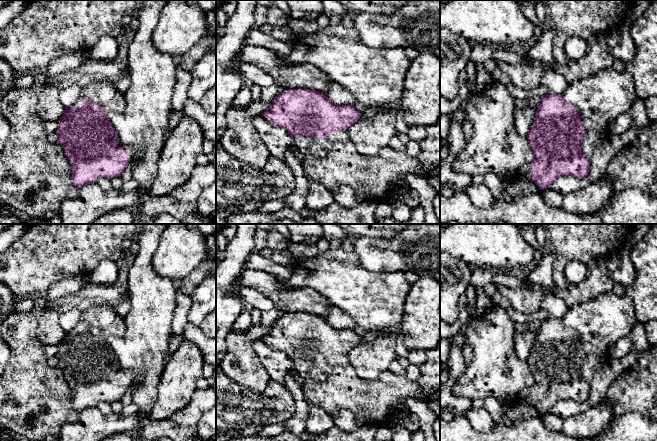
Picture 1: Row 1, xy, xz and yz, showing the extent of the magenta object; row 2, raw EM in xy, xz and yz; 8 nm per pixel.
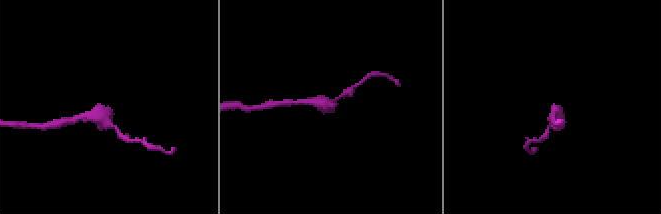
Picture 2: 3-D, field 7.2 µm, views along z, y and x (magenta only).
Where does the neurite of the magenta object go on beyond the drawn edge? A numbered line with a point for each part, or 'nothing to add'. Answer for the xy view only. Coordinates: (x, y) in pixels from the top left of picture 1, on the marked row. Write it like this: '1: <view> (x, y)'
1: xy (105, 93)

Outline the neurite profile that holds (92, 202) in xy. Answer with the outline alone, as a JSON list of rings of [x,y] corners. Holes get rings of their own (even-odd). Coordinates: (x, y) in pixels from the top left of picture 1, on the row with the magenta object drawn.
[[[92,183],[80,188],[76,198],[63,201],[58,214],[62,224],[92,224],[102,215],[123,208],[155,217],[167,213],[179,220],[198,211],[197,204],[181,202],[171,195],[143,195],[137,189],[126,193],[114,188],[105,191]]]

